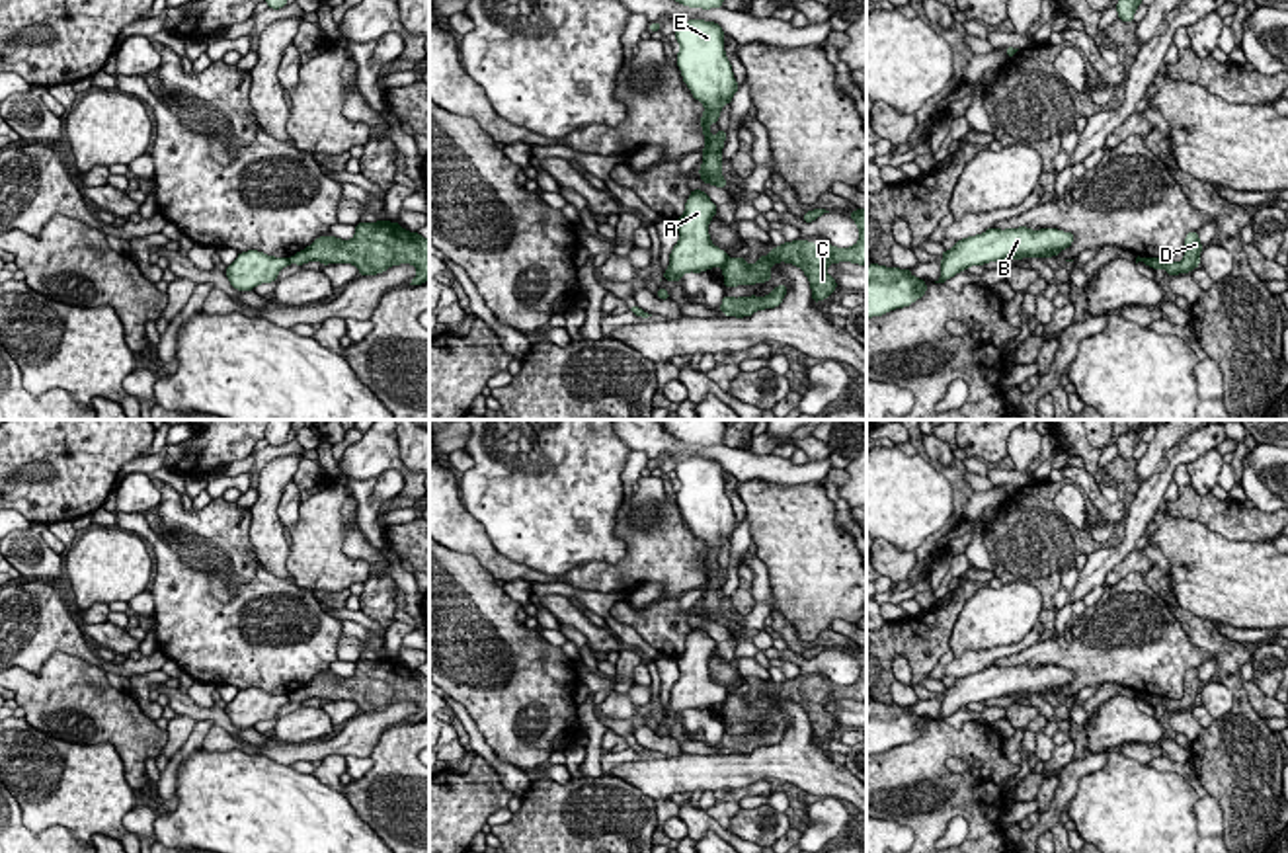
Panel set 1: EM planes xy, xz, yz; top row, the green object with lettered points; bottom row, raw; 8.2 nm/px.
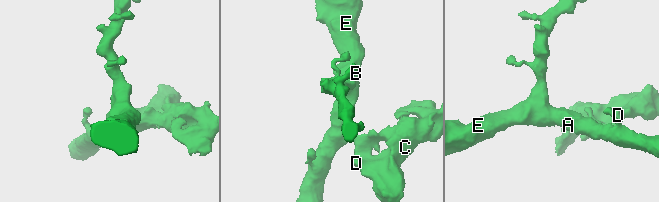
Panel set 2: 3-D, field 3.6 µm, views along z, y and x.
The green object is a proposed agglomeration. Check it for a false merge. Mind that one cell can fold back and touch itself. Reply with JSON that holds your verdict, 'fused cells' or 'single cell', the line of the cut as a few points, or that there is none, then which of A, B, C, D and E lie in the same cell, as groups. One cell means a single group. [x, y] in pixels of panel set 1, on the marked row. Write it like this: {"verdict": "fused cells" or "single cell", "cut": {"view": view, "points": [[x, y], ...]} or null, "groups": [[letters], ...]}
{"verdict": "fused cells", "cut": {"view": "xz", "points": [[726, 260], [723, 266]]}, "groups": [["A", "B", "E"], ["C", "D"]]}

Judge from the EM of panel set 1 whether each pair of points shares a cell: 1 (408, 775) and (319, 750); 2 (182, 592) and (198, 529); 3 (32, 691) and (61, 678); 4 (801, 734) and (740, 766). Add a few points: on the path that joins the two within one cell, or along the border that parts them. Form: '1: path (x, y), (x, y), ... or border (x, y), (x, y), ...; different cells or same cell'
1: border (404, 725), (387, 729), (369, 756); different cells
2: border (159, 535), (207, 576), (217, 600); different cells
3: path (40, 691), (47, 691), (53, 686); same cell
4: path (785, 750), (773, 762), (756, 766); same cell

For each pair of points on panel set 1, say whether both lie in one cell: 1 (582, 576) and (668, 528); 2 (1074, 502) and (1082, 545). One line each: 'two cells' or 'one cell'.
1: one cell
2: two cells

